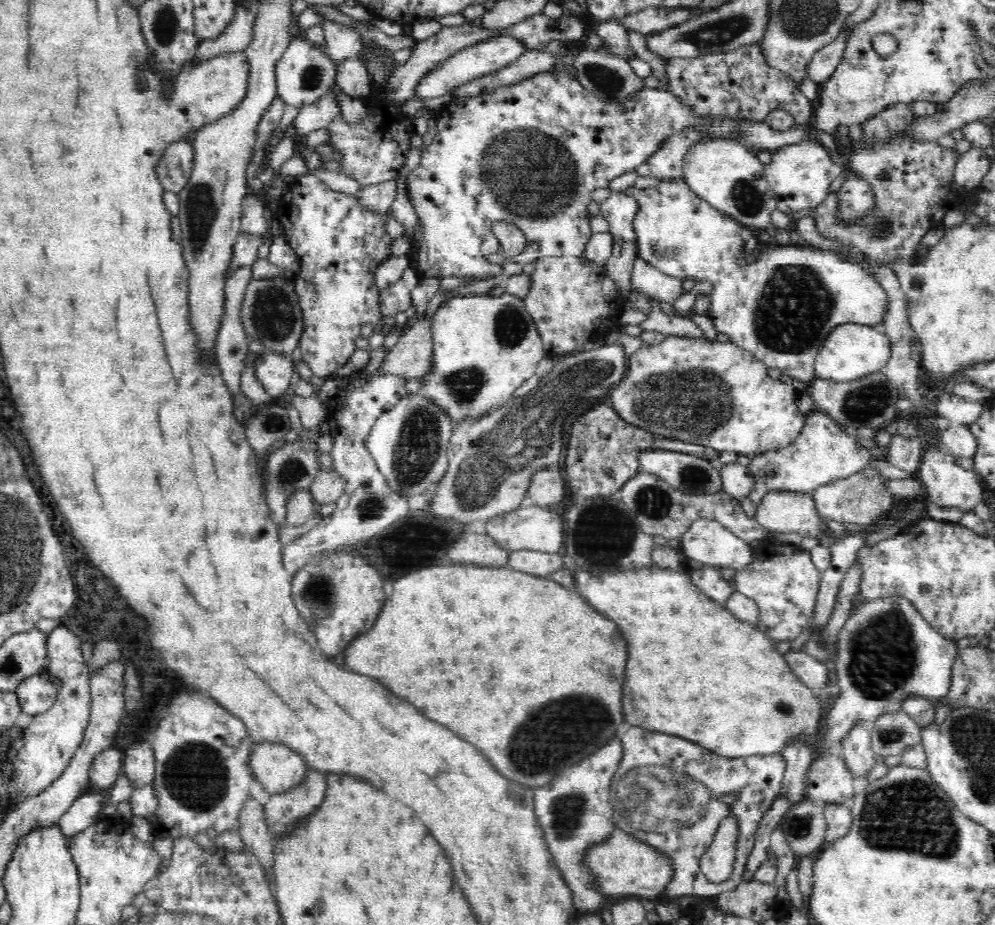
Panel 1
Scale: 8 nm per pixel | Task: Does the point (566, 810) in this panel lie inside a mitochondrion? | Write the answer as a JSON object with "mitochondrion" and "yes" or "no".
{"mitochondrion":"yes"}

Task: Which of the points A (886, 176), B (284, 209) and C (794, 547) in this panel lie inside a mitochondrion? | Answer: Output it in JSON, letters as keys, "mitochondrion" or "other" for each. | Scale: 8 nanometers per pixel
{"A":"mitochondrion","B":"other","C":"other"}

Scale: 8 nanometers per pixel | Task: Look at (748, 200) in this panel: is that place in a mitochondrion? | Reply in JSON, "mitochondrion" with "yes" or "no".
{"mitochondrion":"yes"}

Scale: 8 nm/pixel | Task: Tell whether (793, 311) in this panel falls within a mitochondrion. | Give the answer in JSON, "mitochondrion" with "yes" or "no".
{"mitochondrion":"yes"}

